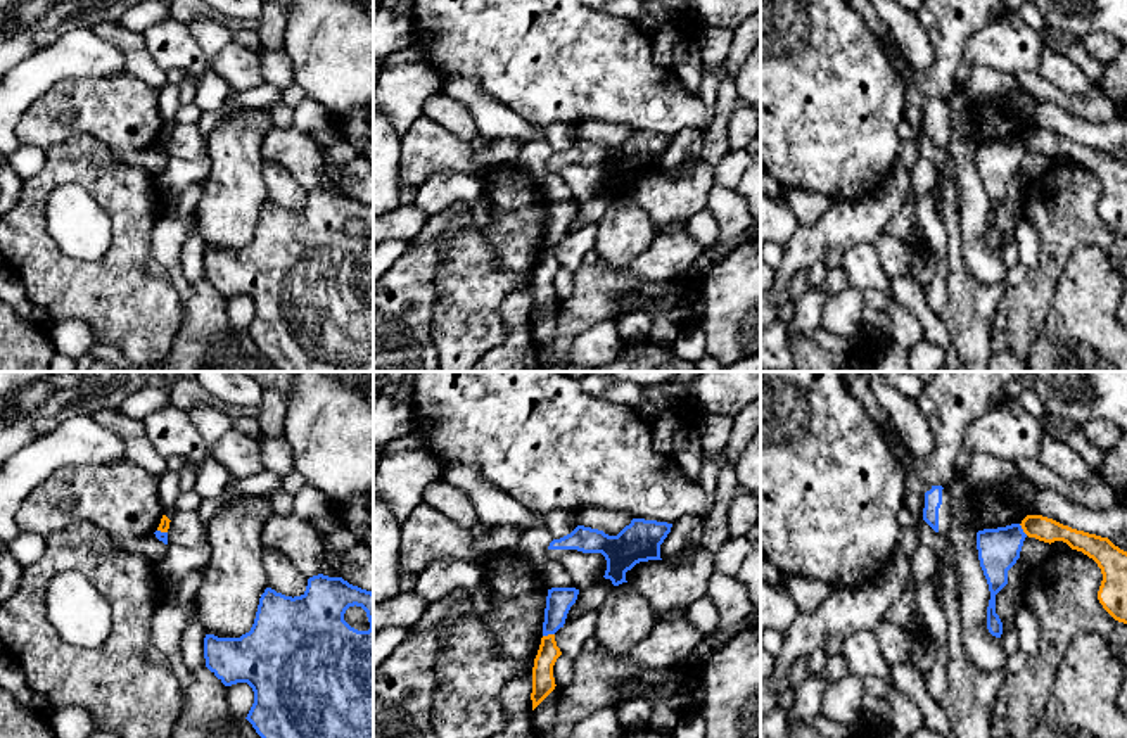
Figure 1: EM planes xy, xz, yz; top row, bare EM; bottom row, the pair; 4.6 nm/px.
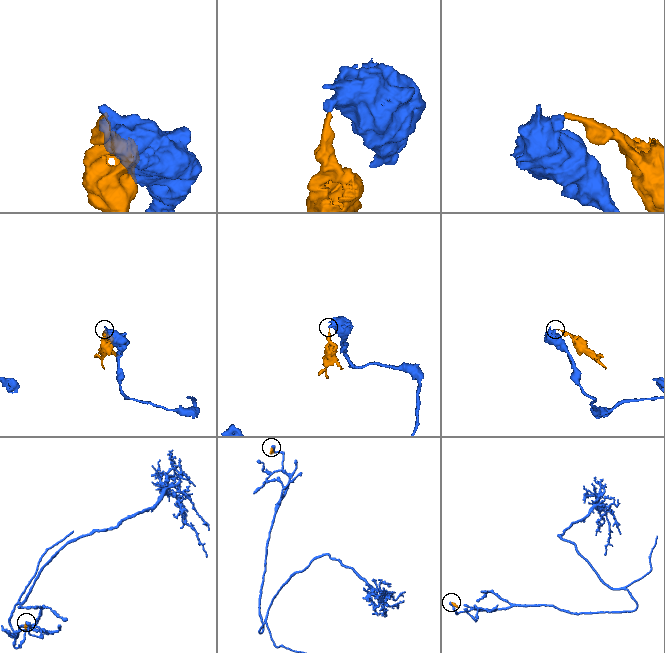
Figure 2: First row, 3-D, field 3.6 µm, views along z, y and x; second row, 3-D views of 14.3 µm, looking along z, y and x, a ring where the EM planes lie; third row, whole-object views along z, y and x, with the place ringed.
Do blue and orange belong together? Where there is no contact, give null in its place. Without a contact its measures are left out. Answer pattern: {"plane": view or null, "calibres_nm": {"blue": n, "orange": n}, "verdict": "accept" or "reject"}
{"plane": "xz", "calibres_nm": {"blue": 120, "orange": 110}, "verdict": "reject"}

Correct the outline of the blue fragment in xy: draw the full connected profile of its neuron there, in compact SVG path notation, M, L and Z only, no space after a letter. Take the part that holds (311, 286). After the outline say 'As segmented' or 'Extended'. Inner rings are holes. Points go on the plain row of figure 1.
M323 187L308 192L301 209L266 200L254 237L240 251L204 251L206 280L225 297L247 296L254 316L247 334L278 372L373 372L373 206L342 190ZM349 219L366 225L370 242L358 244L344 233Z. As segmented

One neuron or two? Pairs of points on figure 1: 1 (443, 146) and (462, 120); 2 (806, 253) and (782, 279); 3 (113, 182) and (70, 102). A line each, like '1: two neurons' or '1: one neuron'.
1: two neurons
2: one neuron
3: two neurons

